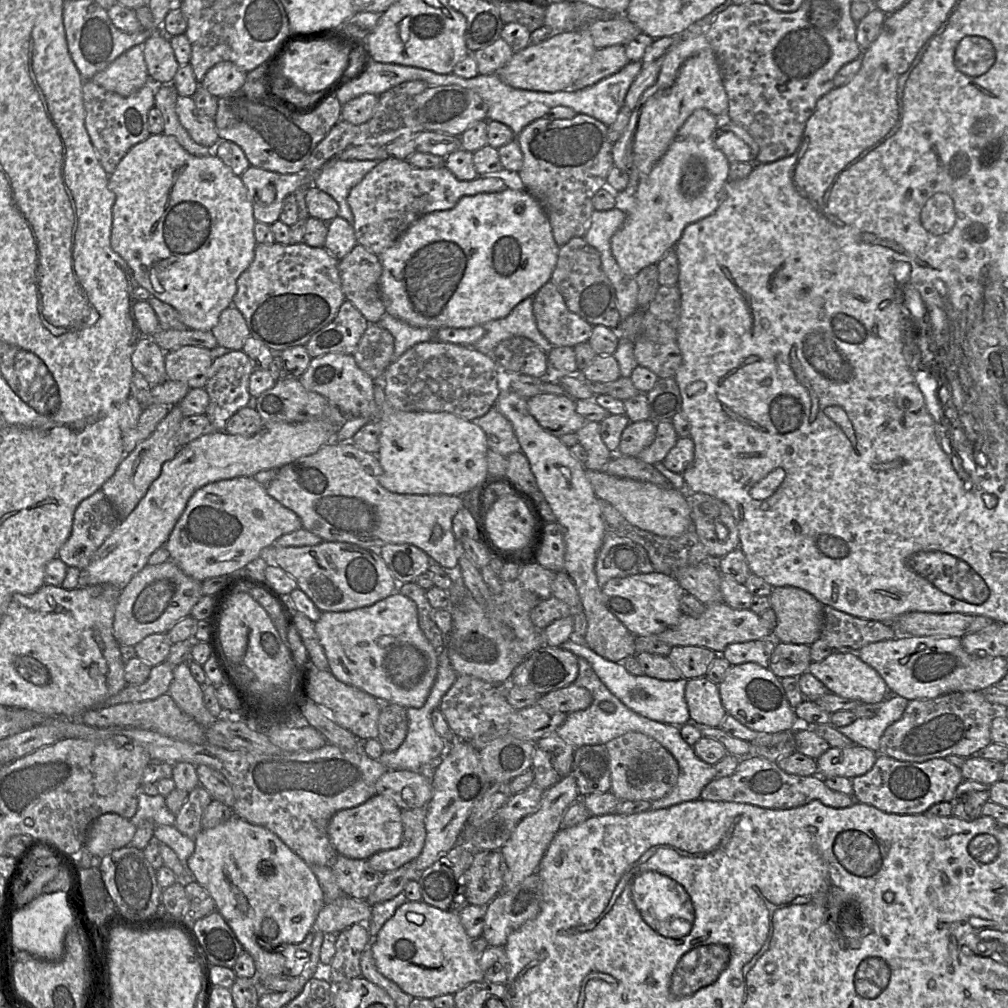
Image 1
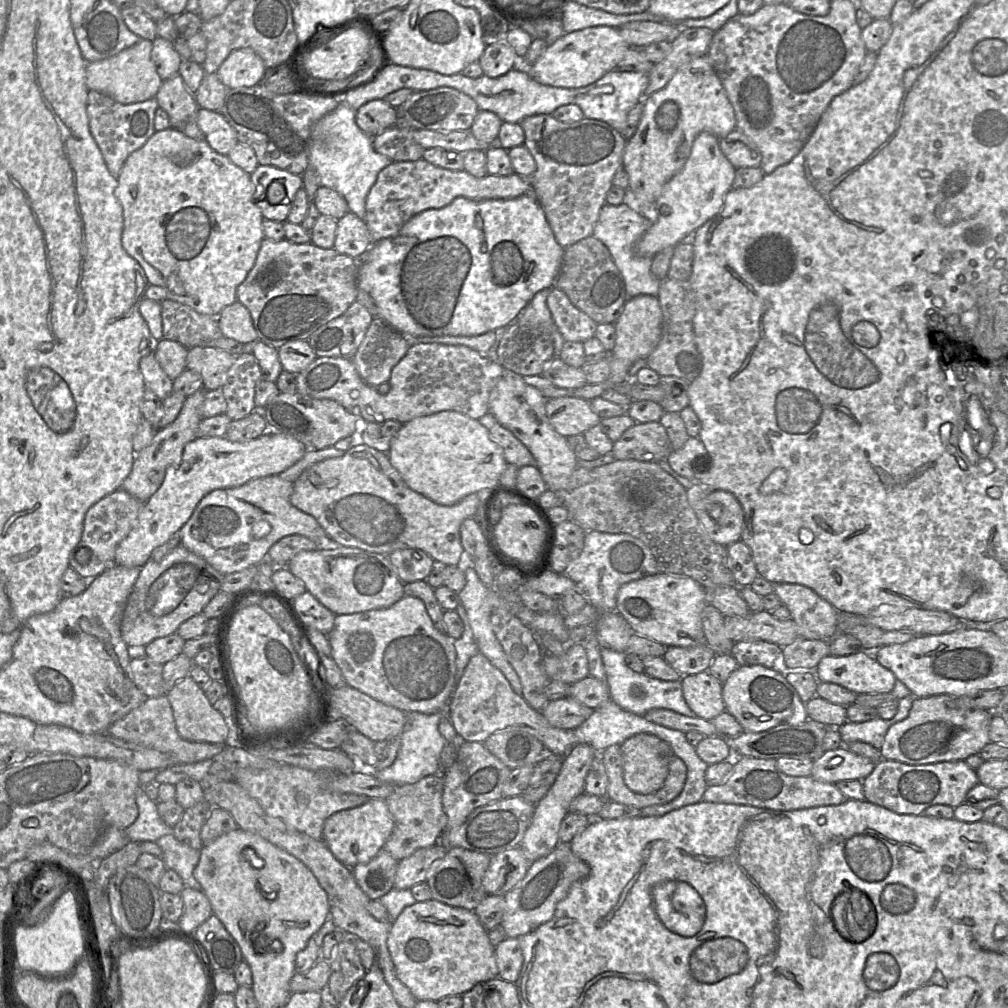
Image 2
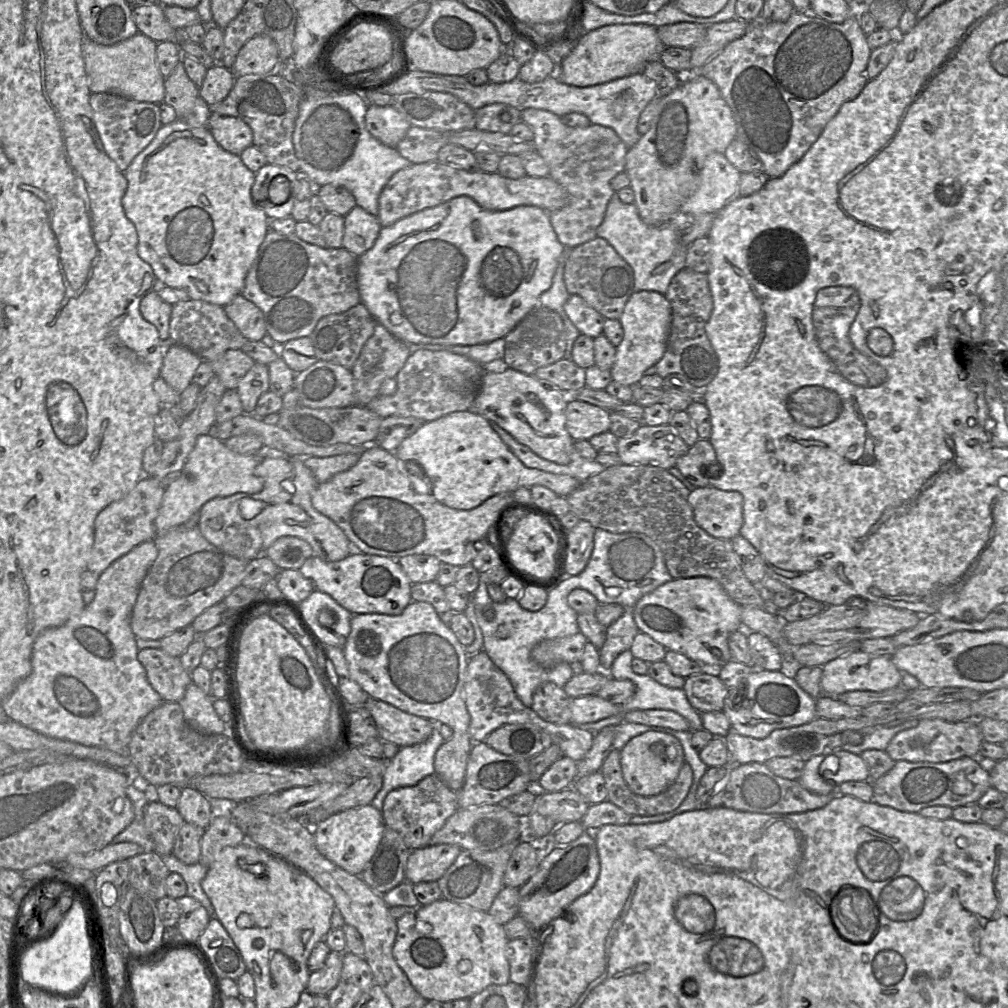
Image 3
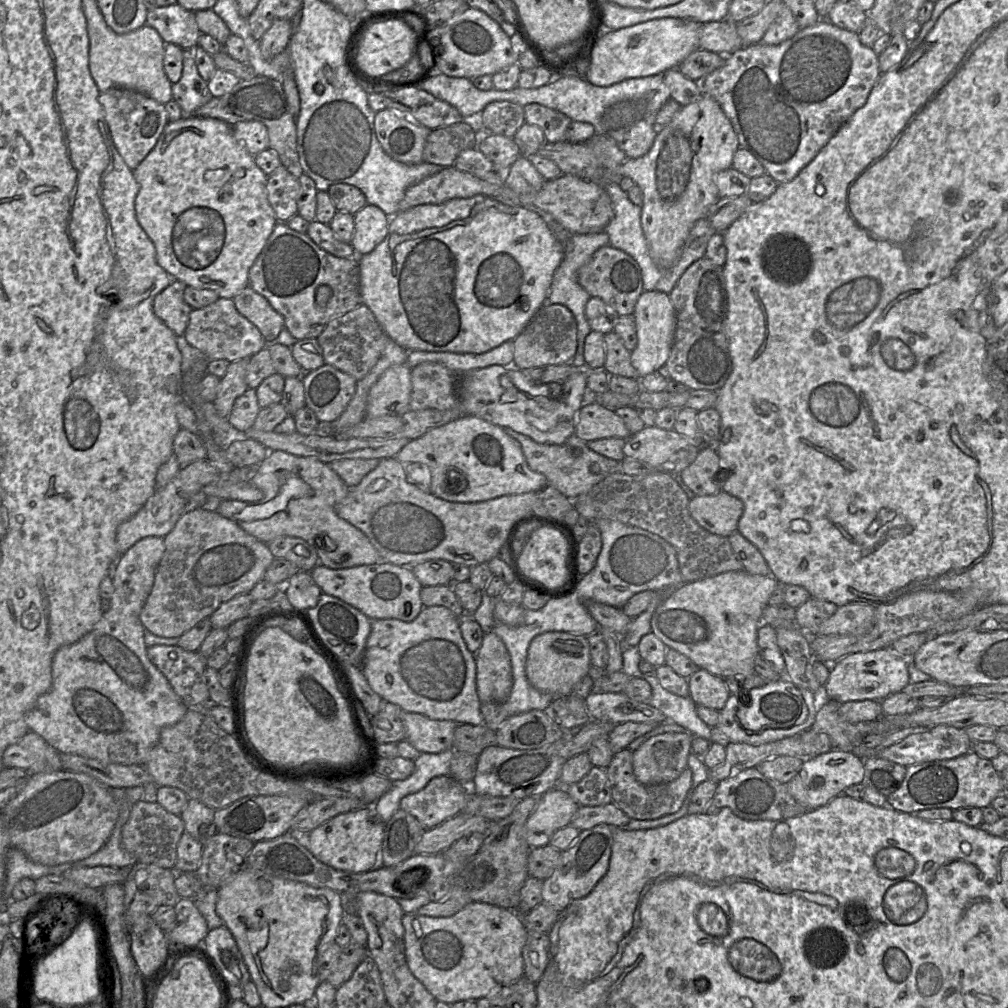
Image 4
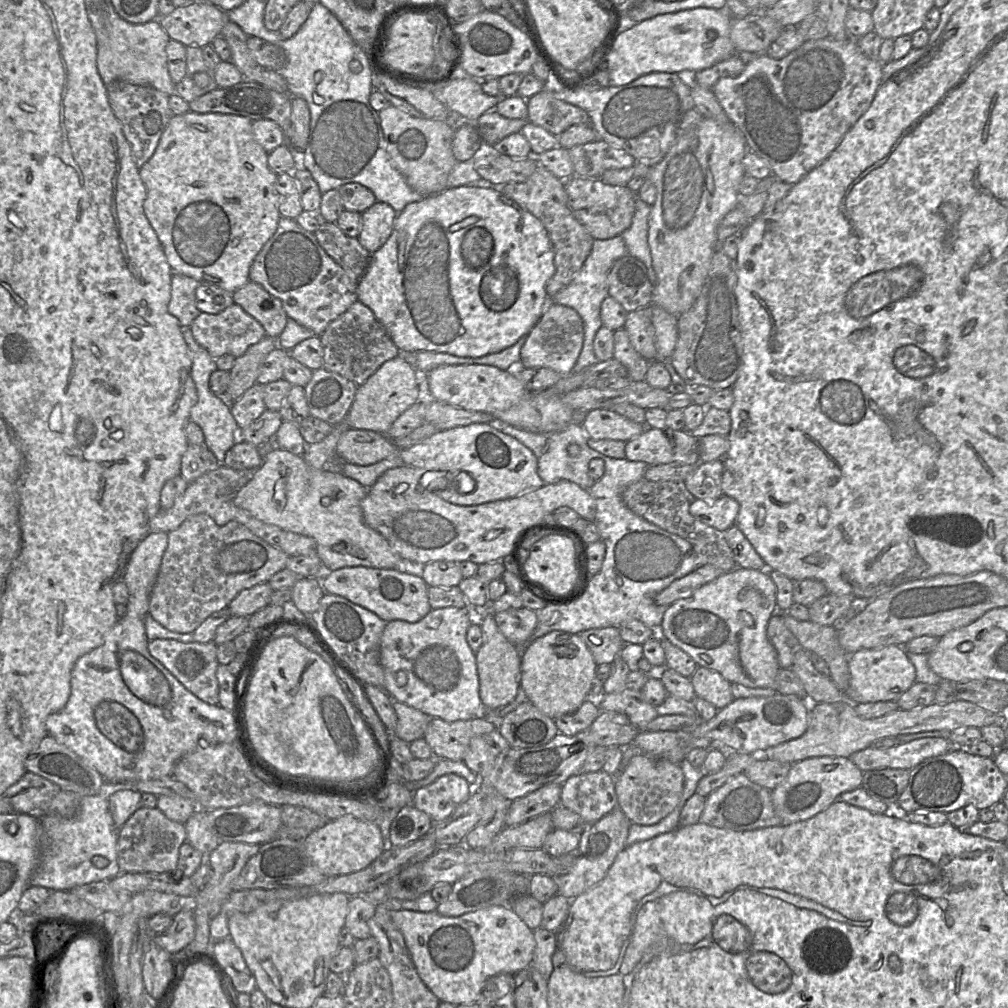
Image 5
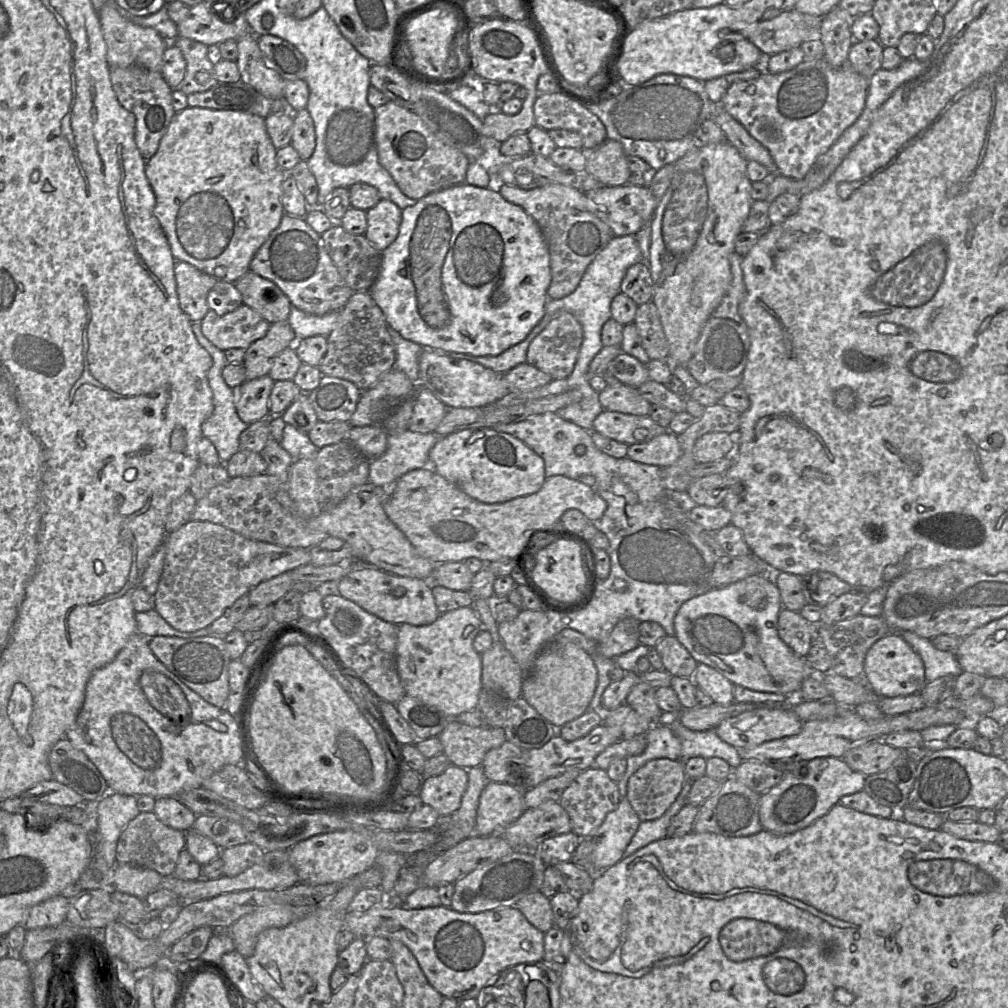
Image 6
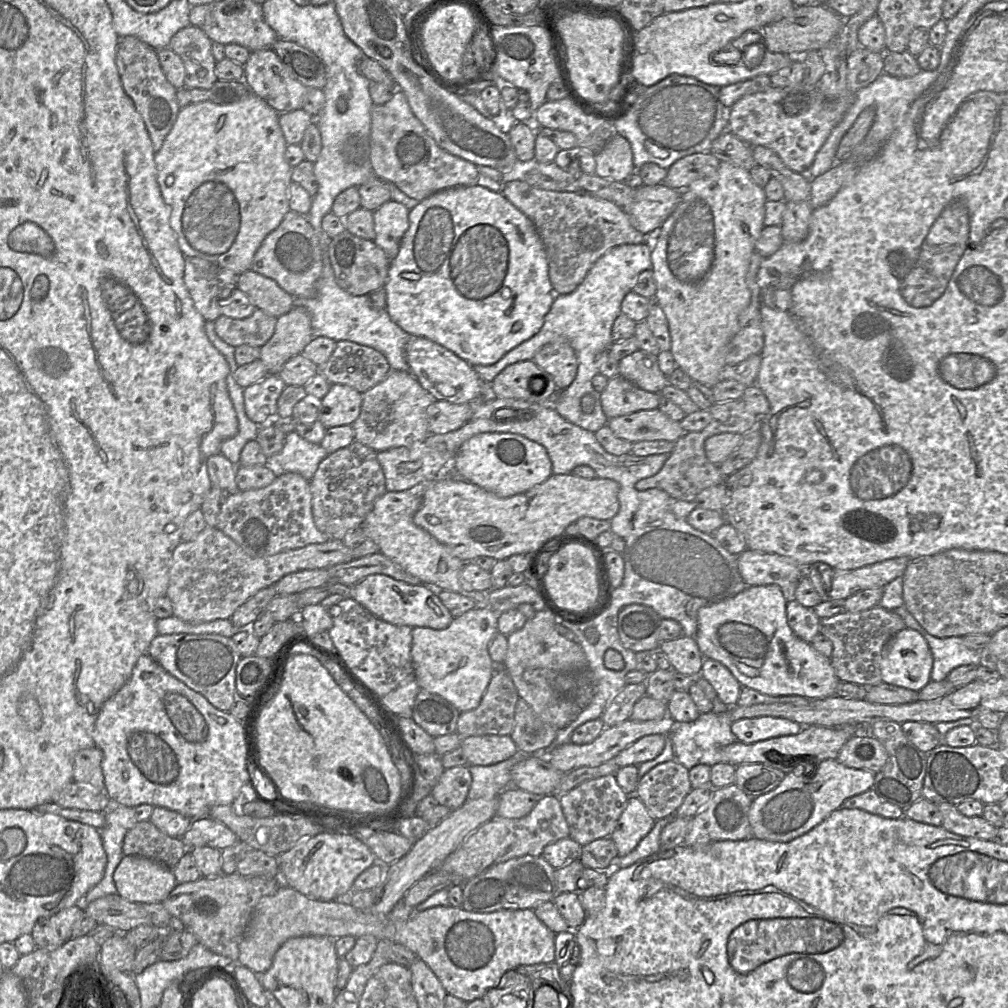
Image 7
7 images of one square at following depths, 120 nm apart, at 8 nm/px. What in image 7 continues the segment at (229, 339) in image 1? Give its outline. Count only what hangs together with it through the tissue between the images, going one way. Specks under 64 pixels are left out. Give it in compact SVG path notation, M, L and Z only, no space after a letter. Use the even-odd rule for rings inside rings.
M251 269L239 276L236 287L248 296L256 308L276 318L293 308L292 295L271 278Z

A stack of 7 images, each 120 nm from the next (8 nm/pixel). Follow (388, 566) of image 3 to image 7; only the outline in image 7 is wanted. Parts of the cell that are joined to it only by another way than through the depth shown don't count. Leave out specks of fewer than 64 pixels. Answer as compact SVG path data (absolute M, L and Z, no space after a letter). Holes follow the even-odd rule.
M384 574L369 575L353 585L351 598L377 618L394 625L441 630L454 618L439 597L423 584L411 585Z

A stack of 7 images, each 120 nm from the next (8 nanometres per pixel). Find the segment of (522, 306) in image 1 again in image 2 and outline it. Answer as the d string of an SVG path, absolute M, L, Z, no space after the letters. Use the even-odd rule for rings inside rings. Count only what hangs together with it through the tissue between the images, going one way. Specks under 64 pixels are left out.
M551 288L538 291L533 299L523 308L511 324L518 325L542 325L551 335L554 344L554 355L558 357L565 339L558 331L546 300Z

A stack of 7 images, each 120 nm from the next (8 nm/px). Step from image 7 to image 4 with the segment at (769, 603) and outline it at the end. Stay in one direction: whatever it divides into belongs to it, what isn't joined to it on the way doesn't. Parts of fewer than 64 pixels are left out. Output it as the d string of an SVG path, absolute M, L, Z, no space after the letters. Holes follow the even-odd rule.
M728 571L692 582L684 582L670 590L651 618L651 631L667 646L695 662L700 668L722 678L746 677L755 672L754 661L759 654L757 633L769 598L780 582L772 575L751 574L747 571Z

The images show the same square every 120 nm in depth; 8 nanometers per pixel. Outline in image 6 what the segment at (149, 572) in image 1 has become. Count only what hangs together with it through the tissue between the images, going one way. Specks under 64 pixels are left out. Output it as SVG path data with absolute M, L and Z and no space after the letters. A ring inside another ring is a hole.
M190 520L167 534L167 552L155 597L155 610L174 629L194 632L208 627L222 616L237 599L246 595L259 583L296 567L310 563L310 548L285 547L251 540L220 524Z

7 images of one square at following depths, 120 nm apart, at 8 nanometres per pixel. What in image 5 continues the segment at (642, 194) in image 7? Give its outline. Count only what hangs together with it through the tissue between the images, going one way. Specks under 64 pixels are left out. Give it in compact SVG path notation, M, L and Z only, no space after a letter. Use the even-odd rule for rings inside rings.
M572 176L565 180L568 206L594 239L609 239L627 230L635 213L635 195L626 185L609 185L599 178Z

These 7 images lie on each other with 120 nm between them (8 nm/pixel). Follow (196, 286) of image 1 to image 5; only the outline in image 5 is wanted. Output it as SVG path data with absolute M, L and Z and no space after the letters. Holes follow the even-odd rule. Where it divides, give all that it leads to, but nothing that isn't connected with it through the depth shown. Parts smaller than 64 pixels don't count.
M188 111L174 115L164 129L155 152L139 168L146 186L145 216L162 245L173 273L235 292L249 281L254 258L273 236L281 215L278 209L278 175L268 166L268 153L255 140L249 118L221 113Z

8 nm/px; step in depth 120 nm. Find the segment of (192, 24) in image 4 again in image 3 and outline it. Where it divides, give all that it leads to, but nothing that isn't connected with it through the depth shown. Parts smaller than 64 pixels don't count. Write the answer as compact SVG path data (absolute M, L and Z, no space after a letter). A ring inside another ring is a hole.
M161 4L133 7L131 16L138 32L150 37L157 43L174 41L179 46L180 41L184 38L183 31L178 31L169 24Z

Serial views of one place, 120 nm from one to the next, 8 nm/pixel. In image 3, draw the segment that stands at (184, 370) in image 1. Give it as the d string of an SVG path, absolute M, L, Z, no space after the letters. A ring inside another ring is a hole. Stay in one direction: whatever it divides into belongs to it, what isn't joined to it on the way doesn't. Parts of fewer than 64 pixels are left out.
M231 349L218 359L210 362L215 373L226 389L236 390L239 381L255 364L255 361L241 350Z

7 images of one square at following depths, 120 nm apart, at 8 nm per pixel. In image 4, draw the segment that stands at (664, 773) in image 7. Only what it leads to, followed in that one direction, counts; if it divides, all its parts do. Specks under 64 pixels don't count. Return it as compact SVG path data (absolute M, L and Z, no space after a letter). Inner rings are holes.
M622 749L613 755L609 766L605 769L611 789L612 803L620 808L629 818L636 820L652 820L675 813L682 806L692 785L693 773L686 768L675 780L660 785L644 785L633 773L633 752Z

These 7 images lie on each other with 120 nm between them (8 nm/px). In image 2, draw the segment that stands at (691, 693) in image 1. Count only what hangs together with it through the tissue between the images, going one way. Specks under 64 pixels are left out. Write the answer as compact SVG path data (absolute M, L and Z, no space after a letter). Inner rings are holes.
M709 671L683 676L681 681L683 697L696 717L712 721L725 711L722 683Z

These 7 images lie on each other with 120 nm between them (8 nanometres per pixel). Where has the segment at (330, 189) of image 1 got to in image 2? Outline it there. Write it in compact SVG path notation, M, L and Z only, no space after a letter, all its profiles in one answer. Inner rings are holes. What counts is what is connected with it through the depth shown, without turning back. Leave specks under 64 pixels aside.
M344 100L311 127L308 163L317 173L319 186L329 187L344 196L350 212L364 220L366 198L379 172L393 161L373 148L373 136L364 133L355 121L356 110Z

